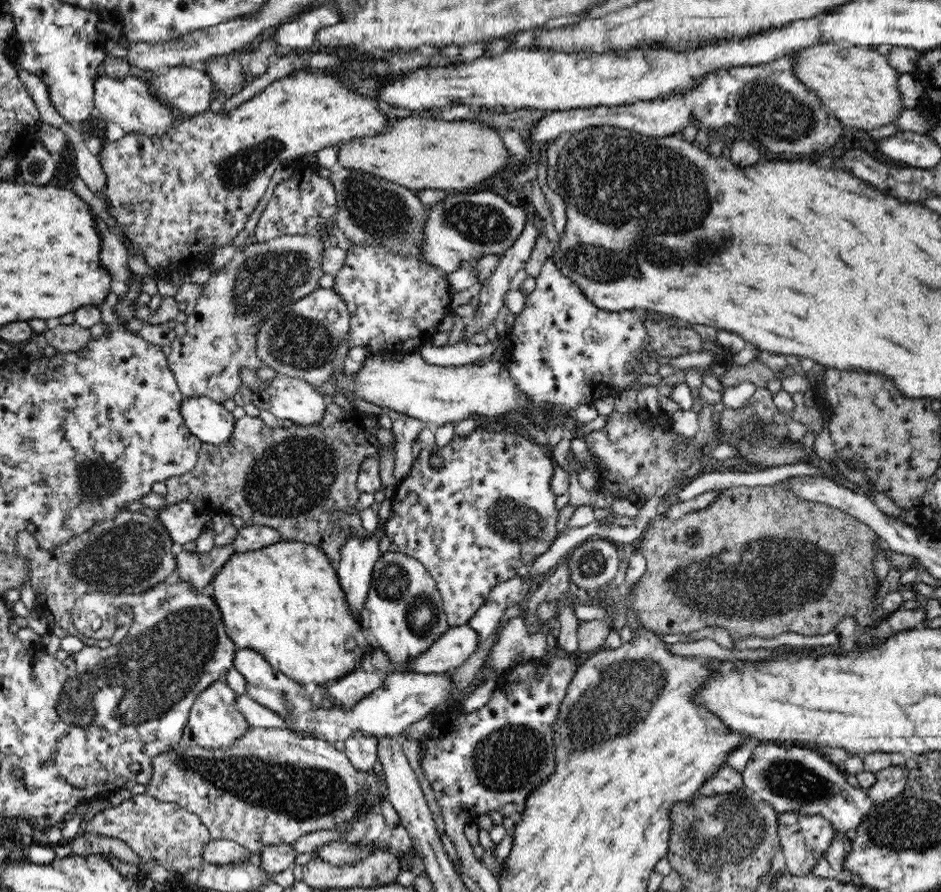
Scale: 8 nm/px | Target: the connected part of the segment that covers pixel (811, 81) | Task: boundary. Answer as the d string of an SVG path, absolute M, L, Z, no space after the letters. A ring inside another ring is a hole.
M822 43L800 49L793 62L795 77L821 100L824 108L847 127L863 128L868 131L876 126L891 123L903 109L898 93L898 79L901 74L888 62L888 57L872 48L843 43Z

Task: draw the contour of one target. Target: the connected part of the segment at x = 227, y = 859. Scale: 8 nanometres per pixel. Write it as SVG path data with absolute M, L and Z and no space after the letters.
M210 840L202 850L204 864L226 865L251 860L252 863L258 861L257 852L250 852L242 845L232 840Z

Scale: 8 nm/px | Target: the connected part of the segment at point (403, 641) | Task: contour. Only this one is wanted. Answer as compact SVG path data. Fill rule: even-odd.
M387 551L375 562L371 585L365 602L365 609L370 615L370 630L378 640L380 649L388 655L390 662L398 672L413 672L407 662L426 652L435 640L438 640L449 629L443 600L439 593L437 582L430 576L428 569L416 558L408 557L398 551Z

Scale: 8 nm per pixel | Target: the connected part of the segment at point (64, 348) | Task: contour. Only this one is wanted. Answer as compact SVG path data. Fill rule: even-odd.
M54 322L43 334L48 345L54 347L58 353L77 353L93 340L90 329L77 323Z

